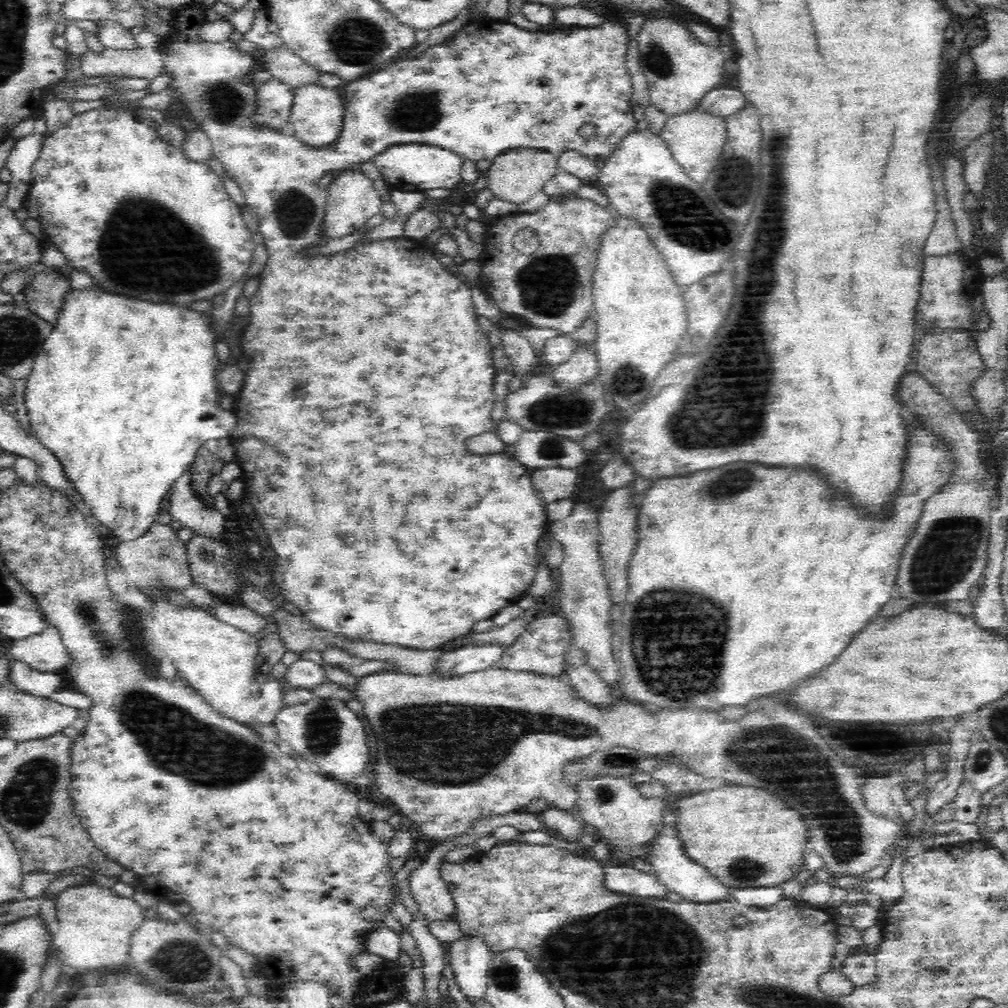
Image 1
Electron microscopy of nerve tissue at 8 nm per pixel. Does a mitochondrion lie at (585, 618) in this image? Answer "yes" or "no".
no

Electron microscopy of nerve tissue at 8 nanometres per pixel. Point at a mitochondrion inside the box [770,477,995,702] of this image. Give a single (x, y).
(950, 553)

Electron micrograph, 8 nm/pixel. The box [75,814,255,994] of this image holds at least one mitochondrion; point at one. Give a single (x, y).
(185, 963)

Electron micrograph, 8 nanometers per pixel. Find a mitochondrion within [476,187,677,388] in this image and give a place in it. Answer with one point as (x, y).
(547, 284)

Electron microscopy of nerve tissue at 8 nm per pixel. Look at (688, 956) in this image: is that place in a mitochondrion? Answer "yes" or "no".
yes

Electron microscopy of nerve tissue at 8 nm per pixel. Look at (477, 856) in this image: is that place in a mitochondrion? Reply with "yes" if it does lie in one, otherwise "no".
no

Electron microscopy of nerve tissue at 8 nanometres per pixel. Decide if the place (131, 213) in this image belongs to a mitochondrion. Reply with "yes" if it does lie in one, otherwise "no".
yes

